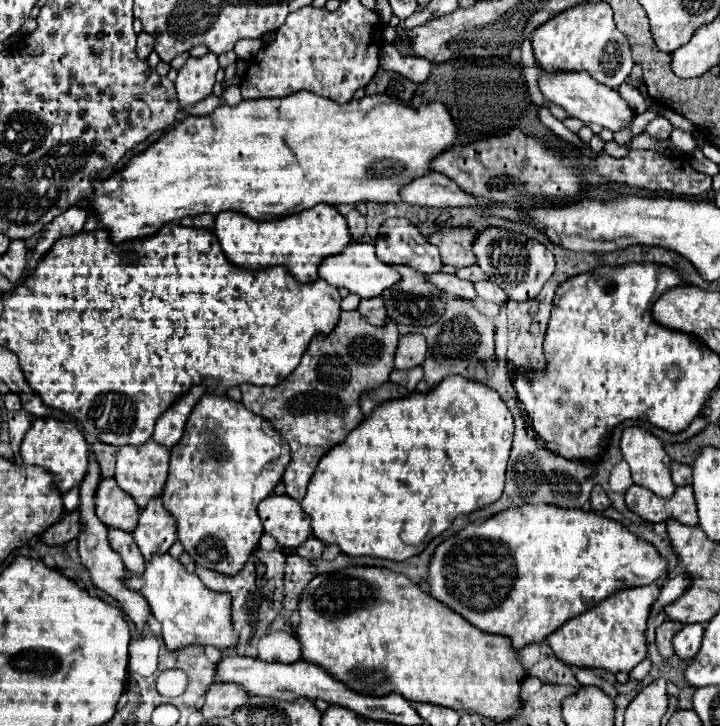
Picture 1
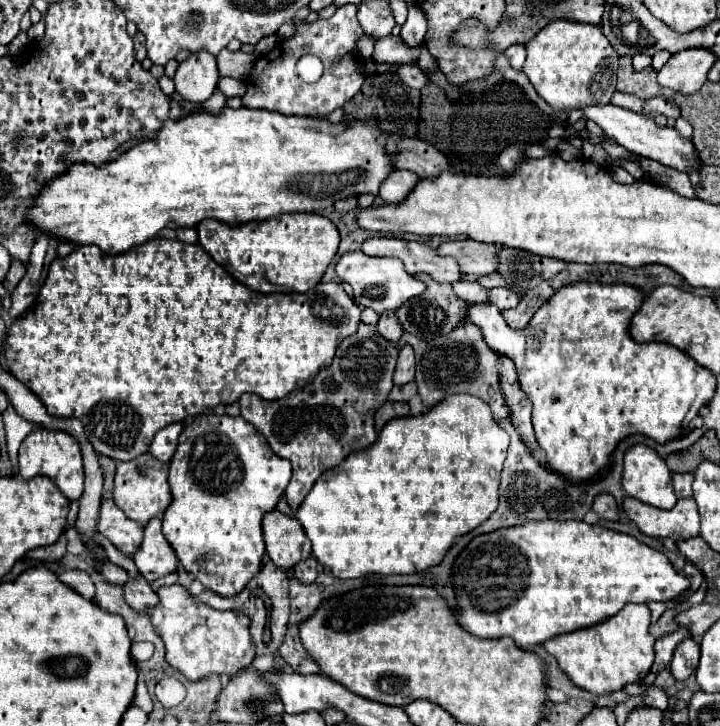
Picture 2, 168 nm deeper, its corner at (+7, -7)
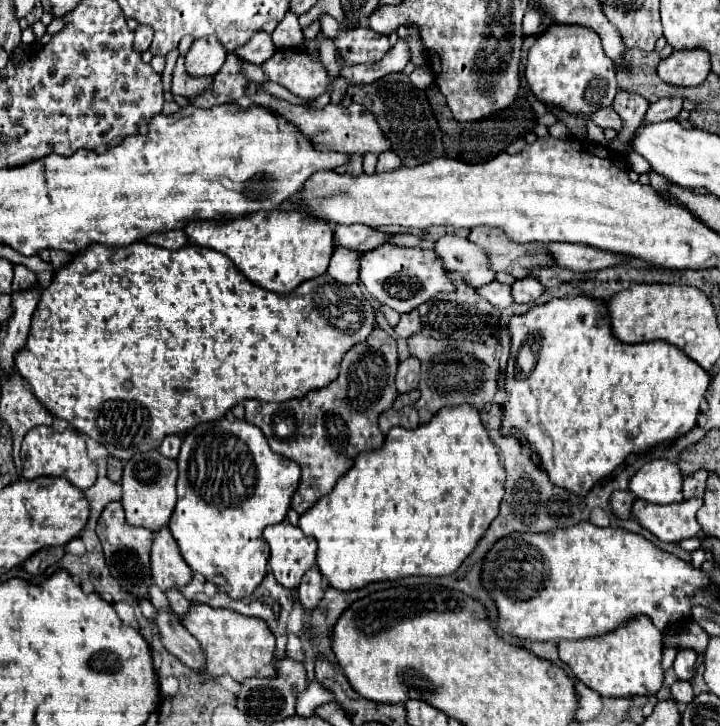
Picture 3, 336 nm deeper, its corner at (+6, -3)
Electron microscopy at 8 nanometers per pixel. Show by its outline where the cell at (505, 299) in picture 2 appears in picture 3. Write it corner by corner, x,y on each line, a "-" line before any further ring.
524,277
514,281
512,285
512,297
516,303
532,303
542,295
544,287
534,277

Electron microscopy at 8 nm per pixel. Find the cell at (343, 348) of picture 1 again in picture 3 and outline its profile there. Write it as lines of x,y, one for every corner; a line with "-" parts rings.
374,327
370,339
356,343
346,351
340,375
328,387
284,403
262,403
258,399
244,401
246,421
262,429
272,451
302,467
300,485
290,501
296,513
302,515
322,495
330,493
336,479
352,467
352,461
360,451
382,447
384,435
378,427
378,415
390,409
398,395
394,385
396,367
396,341
380,327

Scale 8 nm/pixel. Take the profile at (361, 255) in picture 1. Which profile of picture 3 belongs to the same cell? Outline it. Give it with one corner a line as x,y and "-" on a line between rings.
382,245
374,251
362,253
360,259
360,281
370,297
380,301
382,305
392,307
398,313
406,313
424,303
424,299
434,297
438,291
454,291
454,285
448,281
442,263
438,263
432,249
420,247
398,247
398,245

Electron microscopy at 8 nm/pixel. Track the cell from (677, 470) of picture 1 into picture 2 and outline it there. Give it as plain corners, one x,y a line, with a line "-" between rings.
675,473
673,475
673,487
675,487
675,495
677,499
683,497
691,497
691,483
693,483
693,473

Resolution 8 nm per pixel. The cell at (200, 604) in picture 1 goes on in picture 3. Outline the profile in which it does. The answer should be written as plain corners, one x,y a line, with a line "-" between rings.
192,603
188,613
182,615
182,623
198,639
206,657
204,673
212,679
230,675
234,681
242,683
248,677
274,675
274,635
262,619
246,617
230,609
214,609
206,603

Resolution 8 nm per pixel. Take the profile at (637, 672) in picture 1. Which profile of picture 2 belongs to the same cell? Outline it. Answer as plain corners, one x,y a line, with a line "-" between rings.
679,627
677,631
659,637
657,643
655,643
655,653
663,653
663,657
657,655
657,659
654,660
650,671
659,673
663,665
669,665
671,655
673,655
675,650
675,645
678,645
682,640
687,639
687,637
691,637
691,631
687,627

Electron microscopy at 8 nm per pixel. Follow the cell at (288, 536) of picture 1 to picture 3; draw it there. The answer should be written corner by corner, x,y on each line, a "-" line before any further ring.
288,521
266,527
264,539
270,545
270,571
278,583
288,589
298,587
302,575
316,563
314,539

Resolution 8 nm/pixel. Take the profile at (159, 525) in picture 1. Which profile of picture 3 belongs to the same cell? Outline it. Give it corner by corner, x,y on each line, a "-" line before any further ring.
164,525
154,533
152,539
152,555
150,555
150,573
152,581
162,589
184,587
192,579
192,569
182,559
170,529

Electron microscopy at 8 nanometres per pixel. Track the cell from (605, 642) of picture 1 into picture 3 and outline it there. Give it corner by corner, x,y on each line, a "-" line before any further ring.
636,615
618,629
594,639
562,639
558,641
558,655
578,681
602,697
650,695
662,685
662,633
646,615

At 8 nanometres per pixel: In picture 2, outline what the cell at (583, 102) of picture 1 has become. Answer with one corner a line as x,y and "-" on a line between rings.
593,105
593,107
583,107
581,109
587,119
595,121
609,137
613,137
619,145
623,145
627,151
639,155
639,157
645,157
645,159
653,159
665,167
671,167
671,169
677,169
681,173
691,173
691,171
697,171
699,169
699,155
697,155
697,149
693,147
693,143
689,139
685,139
675,127
661,127
653,121
653,117
647,117
647,115
641,115
641,113
633,113
629,109
623,109
623,107
617,107
617,105

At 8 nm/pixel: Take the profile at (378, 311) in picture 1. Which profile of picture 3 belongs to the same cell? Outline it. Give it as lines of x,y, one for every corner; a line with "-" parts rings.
410,311
410,313
402,313
400,315
400,321
394,327
394,331
396,331
398,337
404,337
406,339
406,337
418,333
420,327
422,325
420,325
420,319
418,319
418,311

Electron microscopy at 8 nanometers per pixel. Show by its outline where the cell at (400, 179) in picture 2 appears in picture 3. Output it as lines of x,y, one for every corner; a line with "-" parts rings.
386,153
386,155
380,155
380,157
378,157
378,165
376,165
376,171
378,171
378,173
396,171
398,167
402,167
402,161
398,159
396,153

